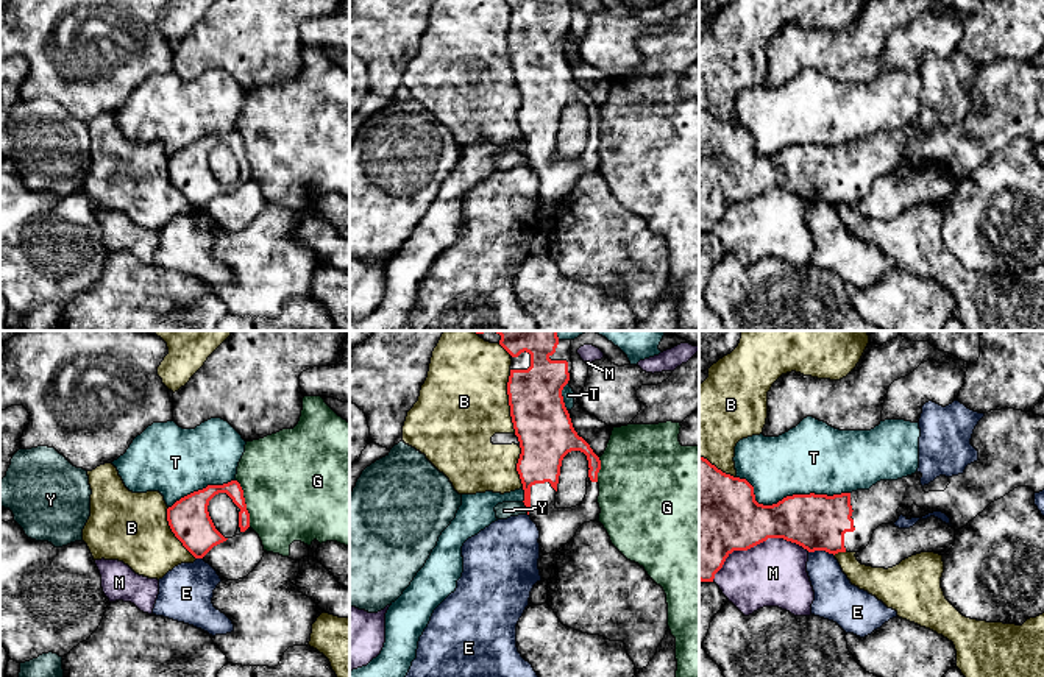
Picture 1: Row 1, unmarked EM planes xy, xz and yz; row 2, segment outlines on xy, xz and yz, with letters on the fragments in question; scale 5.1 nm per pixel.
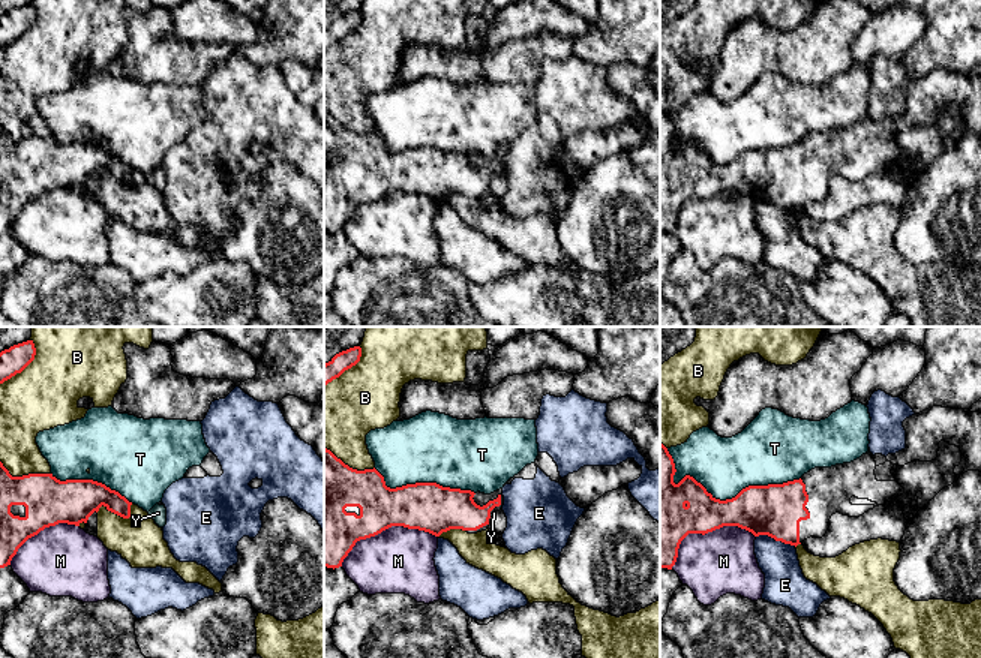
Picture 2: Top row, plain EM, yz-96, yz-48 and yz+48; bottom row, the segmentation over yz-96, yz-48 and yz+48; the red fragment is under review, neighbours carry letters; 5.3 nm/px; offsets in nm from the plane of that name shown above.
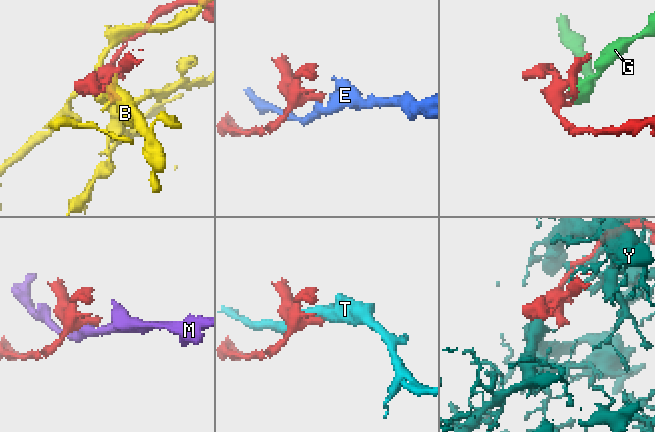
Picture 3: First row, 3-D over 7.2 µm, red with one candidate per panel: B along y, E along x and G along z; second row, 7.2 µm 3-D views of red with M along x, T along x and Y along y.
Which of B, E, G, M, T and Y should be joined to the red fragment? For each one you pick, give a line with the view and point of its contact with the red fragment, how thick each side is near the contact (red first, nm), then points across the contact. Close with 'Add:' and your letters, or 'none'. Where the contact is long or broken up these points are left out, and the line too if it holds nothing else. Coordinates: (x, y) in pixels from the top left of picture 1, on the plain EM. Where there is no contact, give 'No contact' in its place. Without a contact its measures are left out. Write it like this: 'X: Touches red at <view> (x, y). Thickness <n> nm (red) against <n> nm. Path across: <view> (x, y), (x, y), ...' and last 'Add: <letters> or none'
Add: none

